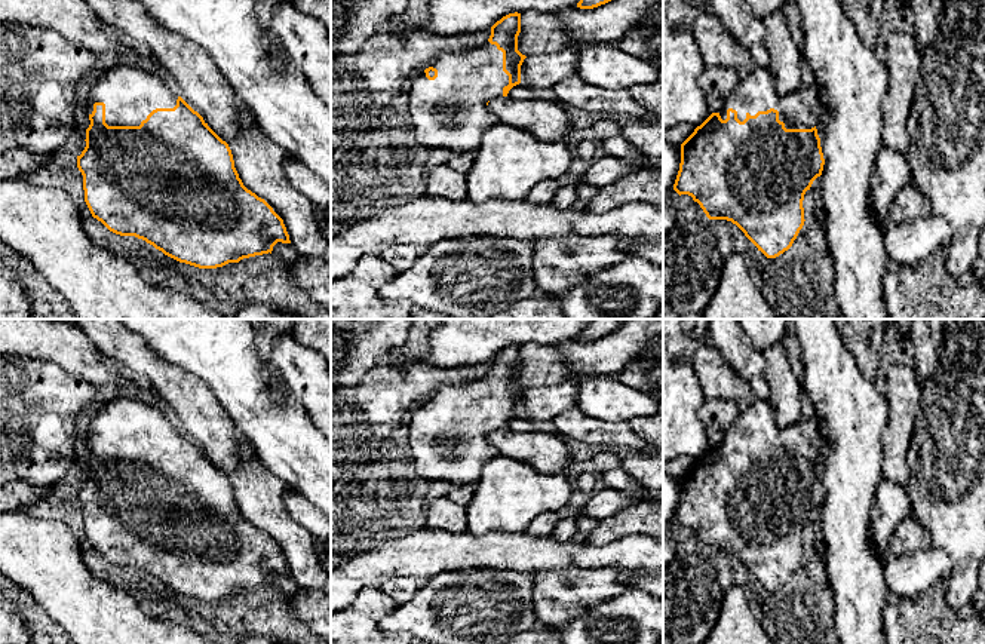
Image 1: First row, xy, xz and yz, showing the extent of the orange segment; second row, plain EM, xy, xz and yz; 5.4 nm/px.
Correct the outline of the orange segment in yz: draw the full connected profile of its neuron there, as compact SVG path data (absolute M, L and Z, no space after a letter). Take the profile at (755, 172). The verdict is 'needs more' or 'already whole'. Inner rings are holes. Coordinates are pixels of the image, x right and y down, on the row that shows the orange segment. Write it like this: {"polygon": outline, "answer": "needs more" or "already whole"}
{"polygon": "M752 67L746 79L728 93L721 110L712 113L681 144L681 163L673 190L688 194L700 205L709 220L727 220L736 224L745 236L767 258L776 258L788 251L804 226L803 200L813 181L822 175L825 159L816 125L822 108L816 91L803 83L789 95L779 95L770 68Z", "answer": "needs more"}

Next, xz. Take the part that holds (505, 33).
{"polygon": "M509 13L491 27L485 45L463 52L442 52L432 67L417 73L408 92L408 114L417 144L455 154L481 144L485 131L498 122L488 110L488 102L507 96L521 83L521 65L527 56L518 50L519 33L521 13Z", "answer": "needs more"}

